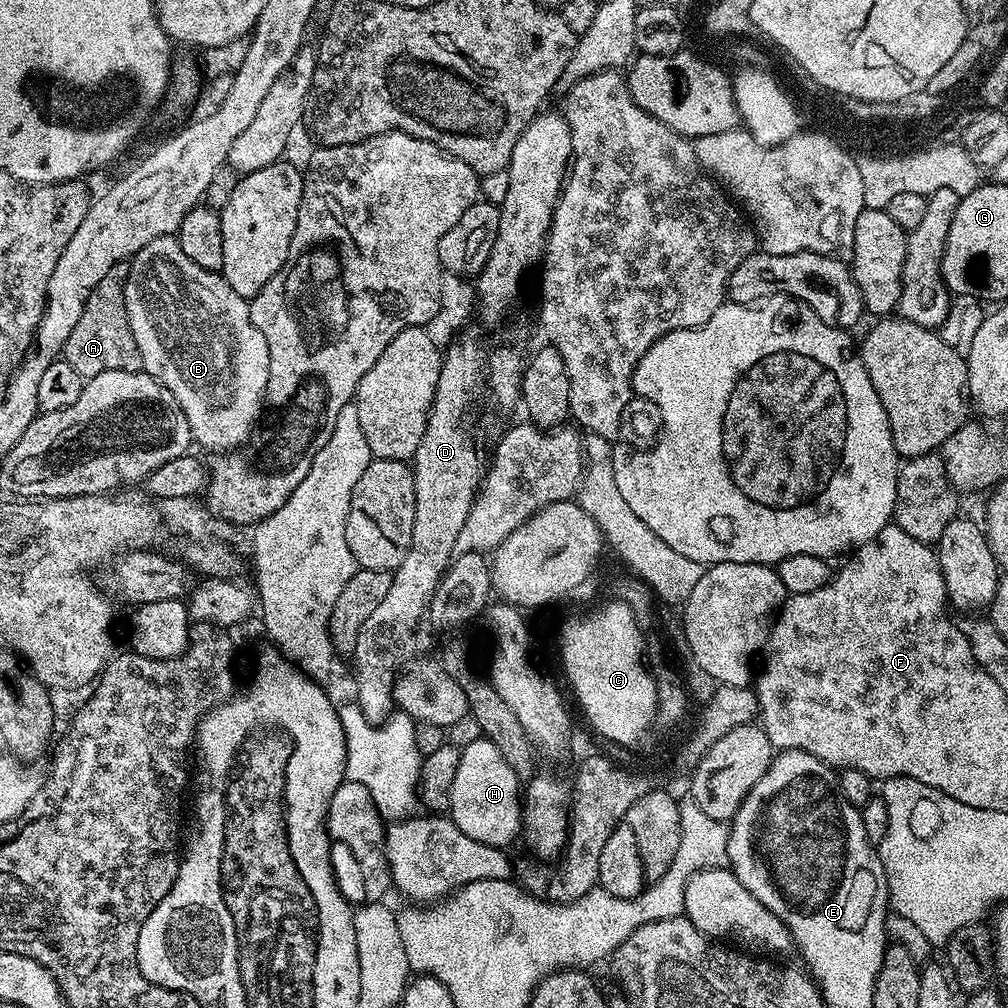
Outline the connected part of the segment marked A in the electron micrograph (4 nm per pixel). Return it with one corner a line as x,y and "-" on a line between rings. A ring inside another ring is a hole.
116,264
94,286
90,298
86,298
82,318
74,330
70,330
70,338
66,338
62,359
78,374
91,378
98,374
106,374
106,370
122,370
123,372
138,372
142,369
142,358
138,350
138,342
134,342
134,334
130,330
130,318
126,314
124,301
124,280
128,277
128,264

